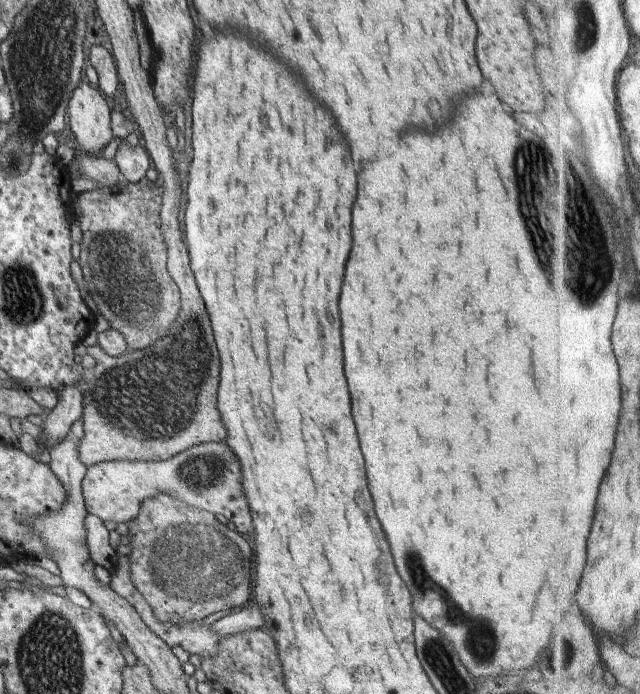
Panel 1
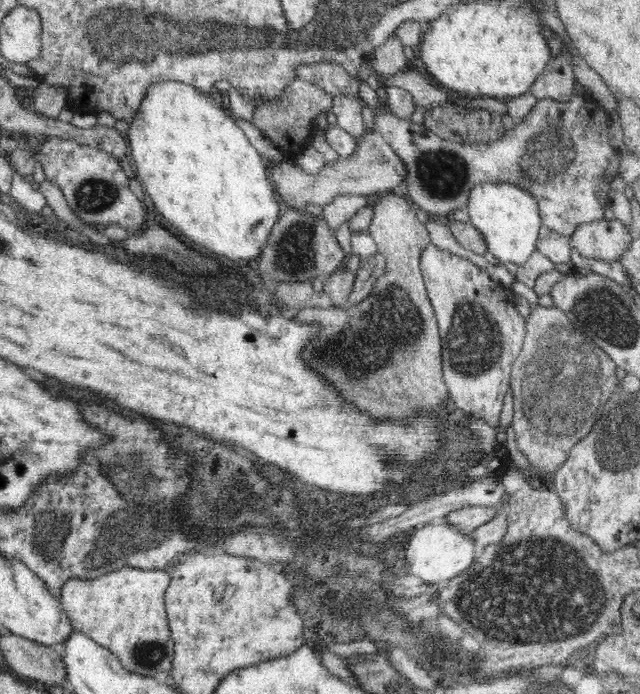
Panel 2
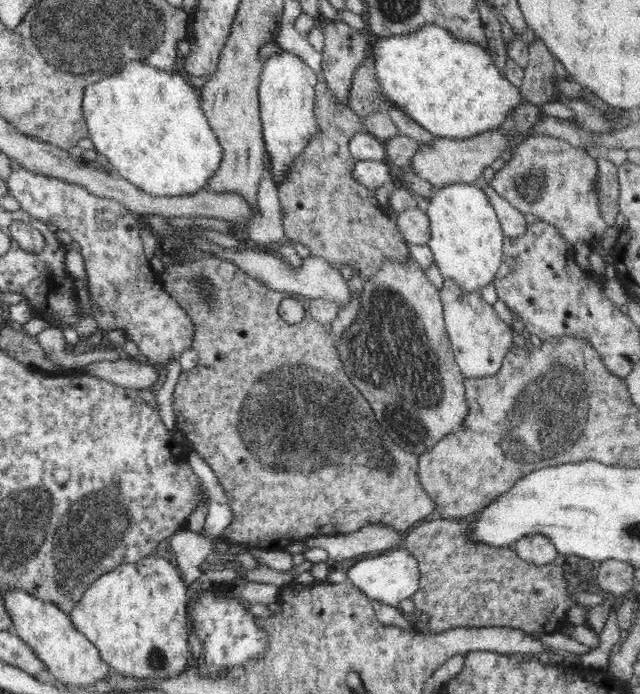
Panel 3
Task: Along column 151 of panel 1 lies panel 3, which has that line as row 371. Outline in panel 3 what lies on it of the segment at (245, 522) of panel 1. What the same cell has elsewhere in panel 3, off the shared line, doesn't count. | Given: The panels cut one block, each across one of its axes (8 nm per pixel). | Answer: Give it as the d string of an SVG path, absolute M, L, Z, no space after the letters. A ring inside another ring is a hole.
M446 280L439 295L451 350L462 375L465 378L478 379L497 374L508 348L512 346L513 329L498 317L492 305L482 299L480 290L466 292L453 280Z

